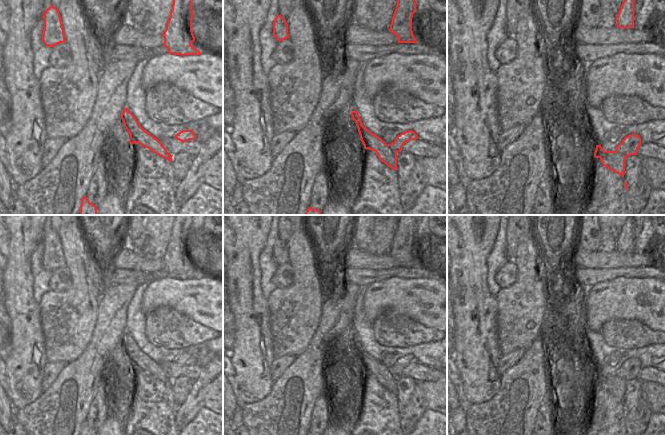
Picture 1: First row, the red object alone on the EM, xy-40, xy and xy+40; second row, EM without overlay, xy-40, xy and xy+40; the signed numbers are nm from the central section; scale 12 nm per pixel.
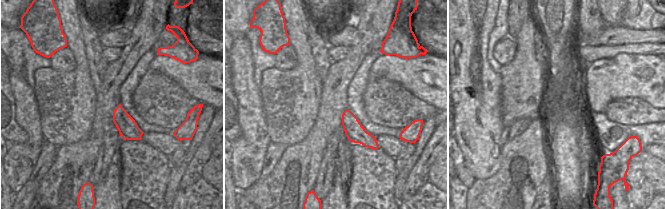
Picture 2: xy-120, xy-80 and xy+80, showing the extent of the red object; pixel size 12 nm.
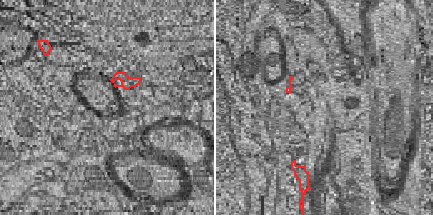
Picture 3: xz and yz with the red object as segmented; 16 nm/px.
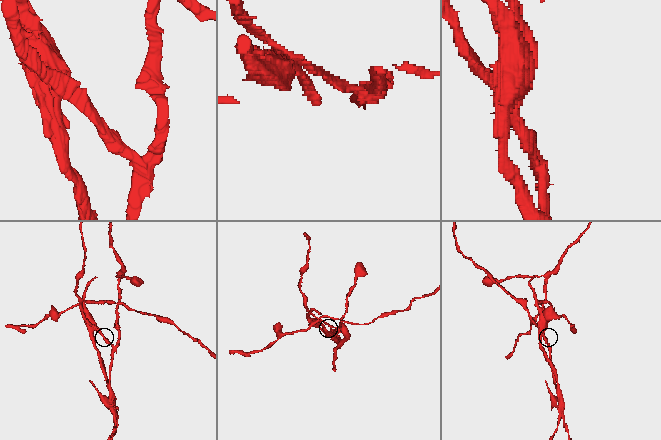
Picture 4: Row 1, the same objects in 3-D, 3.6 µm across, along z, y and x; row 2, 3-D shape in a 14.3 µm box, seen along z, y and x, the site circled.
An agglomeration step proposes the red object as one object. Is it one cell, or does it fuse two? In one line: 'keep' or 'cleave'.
cleave

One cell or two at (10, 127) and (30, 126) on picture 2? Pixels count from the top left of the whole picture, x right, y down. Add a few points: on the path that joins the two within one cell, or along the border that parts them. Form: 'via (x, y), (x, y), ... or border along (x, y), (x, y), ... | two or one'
border along (14, 103), (14, 118), (28, 136), (23, 143) | two

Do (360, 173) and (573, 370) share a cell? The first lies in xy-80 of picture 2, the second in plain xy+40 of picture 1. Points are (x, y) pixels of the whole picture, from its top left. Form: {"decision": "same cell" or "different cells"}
{"decision": "different cells"}

